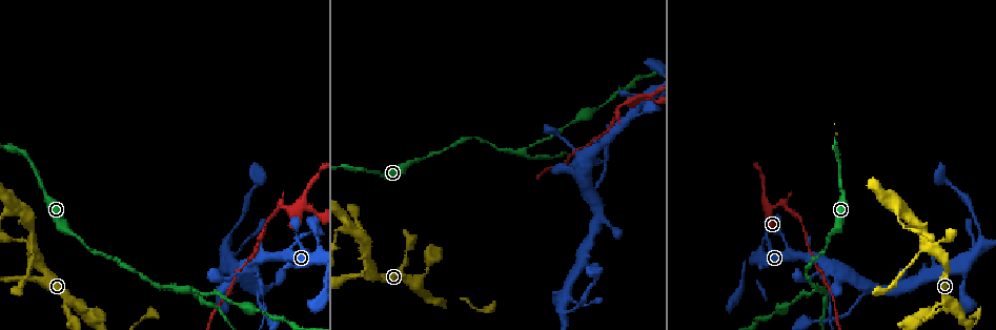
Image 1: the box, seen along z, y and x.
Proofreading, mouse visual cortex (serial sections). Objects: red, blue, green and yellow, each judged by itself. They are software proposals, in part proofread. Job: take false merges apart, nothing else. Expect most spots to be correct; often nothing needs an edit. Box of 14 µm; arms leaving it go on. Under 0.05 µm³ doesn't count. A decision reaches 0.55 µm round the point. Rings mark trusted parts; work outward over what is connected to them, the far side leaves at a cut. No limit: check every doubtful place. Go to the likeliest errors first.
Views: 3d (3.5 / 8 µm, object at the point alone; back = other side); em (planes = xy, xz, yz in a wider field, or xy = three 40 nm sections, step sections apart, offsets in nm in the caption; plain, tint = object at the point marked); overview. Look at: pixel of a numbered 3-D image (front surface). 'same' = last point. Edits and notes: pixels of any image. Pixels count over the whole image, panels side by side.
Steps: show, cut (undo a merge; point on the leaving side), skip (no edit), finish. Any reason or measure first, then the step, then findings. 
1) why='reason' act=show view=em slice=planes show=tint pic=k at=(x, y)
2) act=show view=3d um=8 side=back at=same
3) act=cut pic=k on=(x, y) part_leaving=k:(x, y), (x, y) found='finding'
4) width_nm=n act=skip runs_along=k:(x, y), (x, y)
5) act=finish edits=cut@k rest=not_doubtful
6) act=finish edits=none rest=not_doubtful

why='narrows sharply' act=show view=em slice=xy step=2 show=tint pic=1 at=(186, 288)

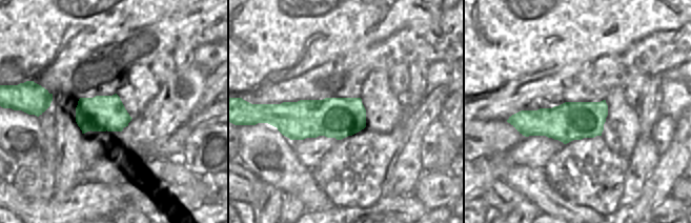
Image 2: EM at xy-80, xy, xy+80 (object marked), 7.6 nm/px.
why='see where the arms go' act=show view=3d um=3.5 at=same

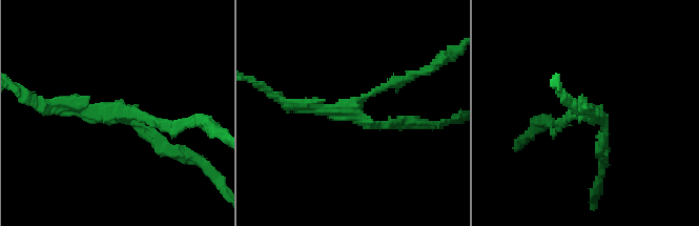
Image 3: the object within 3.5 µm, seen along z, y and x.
arm_widths_nm=150,150,150 act=cut pic=3 on=(392, 84) found='two cells meet here'

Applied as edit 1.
act=show view=overview

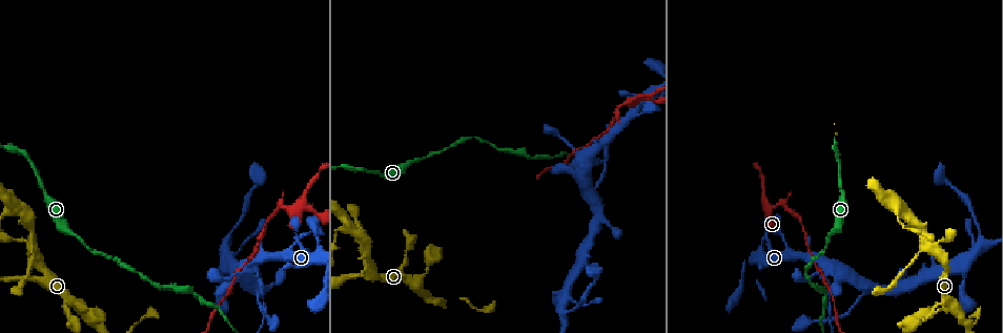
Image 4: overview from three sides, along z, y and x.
why='closes a loop' act=show view=3d um=3.5 pic=4 at=(308, 233)

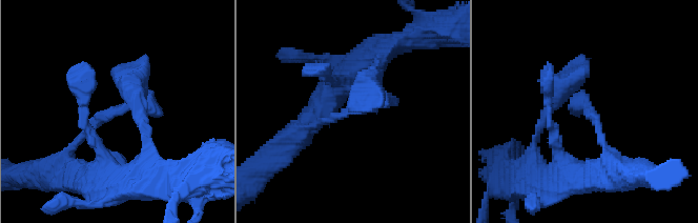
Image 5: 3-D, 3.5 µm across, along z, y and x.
act=show view=em slice=xy step=5 show=tint pic=5 at=(124, 109)

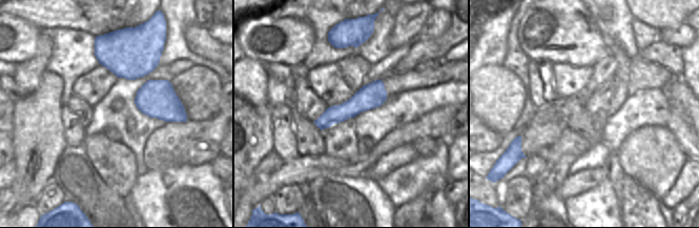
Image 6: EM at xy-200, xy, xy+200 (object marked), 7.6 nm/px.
act=skip runs_along=6:(378, 82), (355, 105), (320, 125) found='one cell here'

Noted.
why='sharp bend' act=show view=3d um=3.5 pic=4 at=(278, 204)

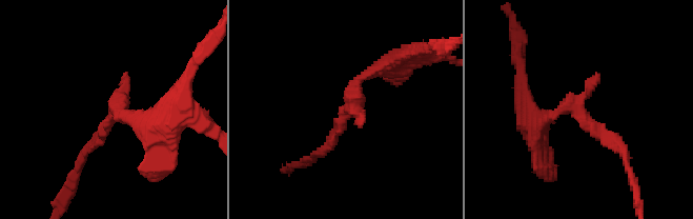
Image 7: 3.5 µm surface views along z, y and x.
act=skip runs_along=7:(390, 65), (355, 81), (323, 148) found='continuous, no second cell'

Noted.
act=finish edits=cut@3 rest=not_doubtful

